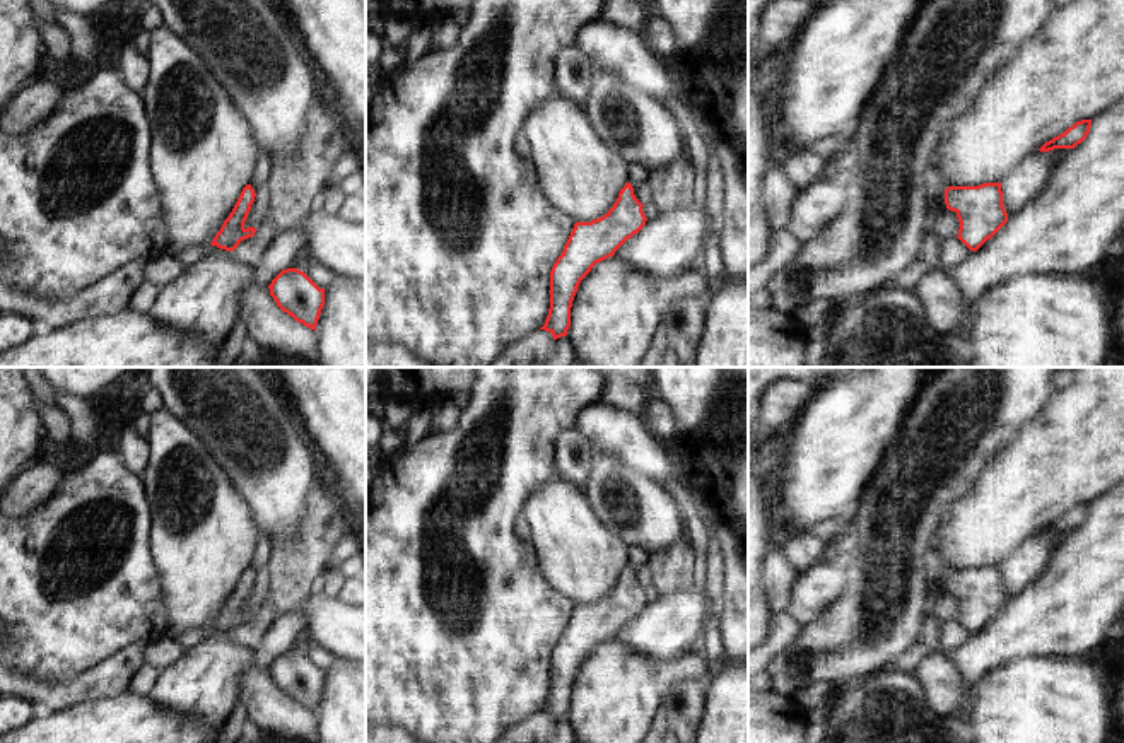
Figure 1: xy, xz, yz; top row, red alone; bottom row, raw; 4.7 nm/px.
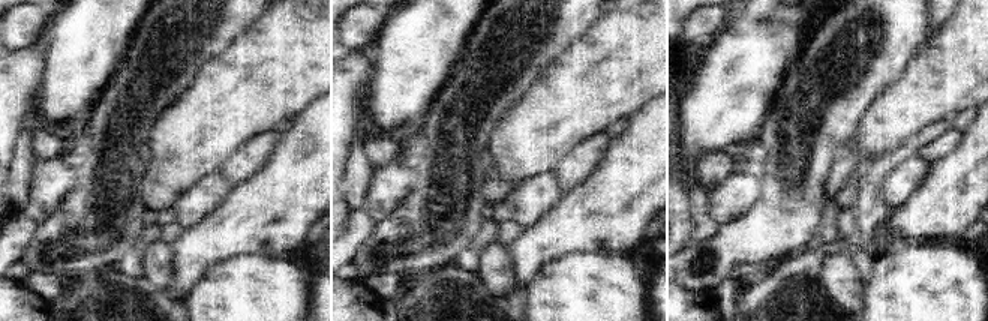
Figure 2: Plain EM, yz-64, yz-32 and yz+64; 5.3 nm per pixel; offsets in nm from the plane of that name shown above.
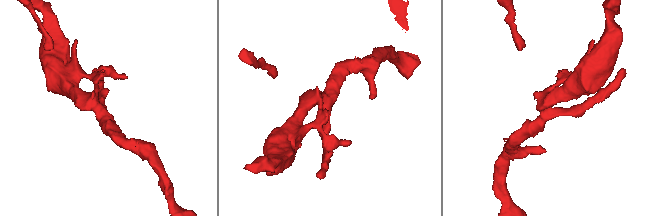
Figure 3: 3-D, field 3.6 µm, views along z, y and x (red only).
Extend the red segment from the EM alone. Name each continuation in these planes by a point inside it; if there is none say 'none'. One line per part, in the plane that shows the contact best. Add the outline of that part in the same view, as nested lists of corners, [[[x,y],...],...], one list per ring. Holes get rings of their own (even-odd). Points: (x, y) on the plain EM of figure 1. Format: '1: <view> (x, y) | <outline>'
1: yz (935, 567) | [[[934,548],[928,550],[926,559],[926,581],[928,582],[945,582],[945,572],[948,570],[948,565],[943,562],[940,553]]]

